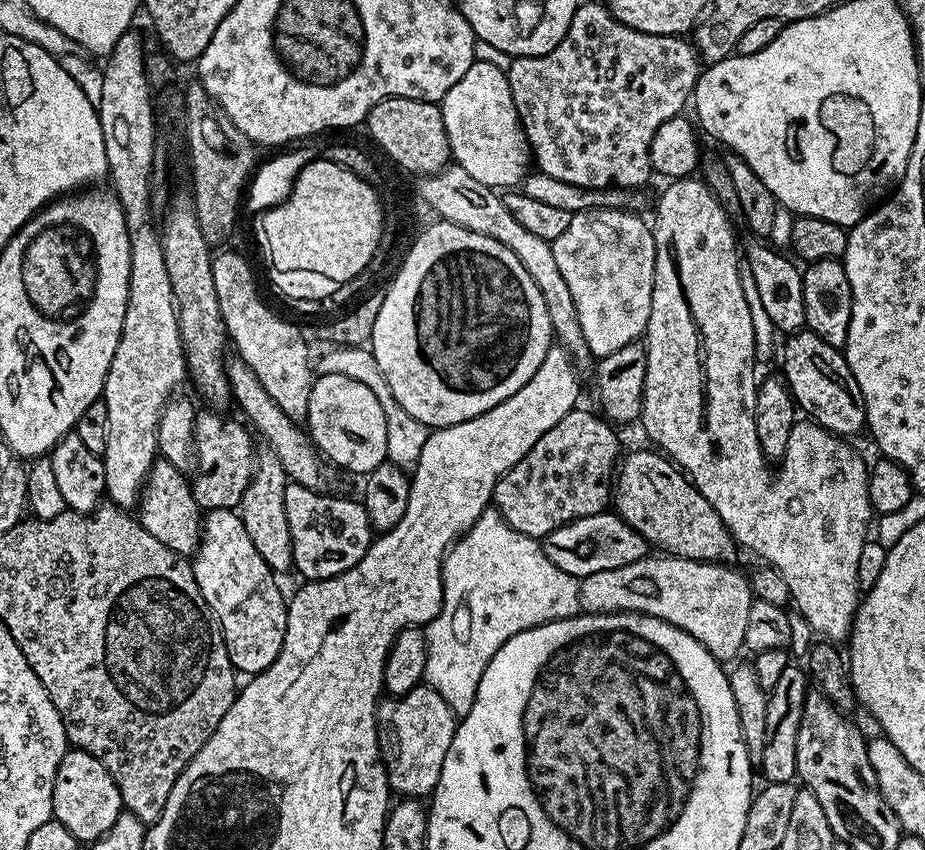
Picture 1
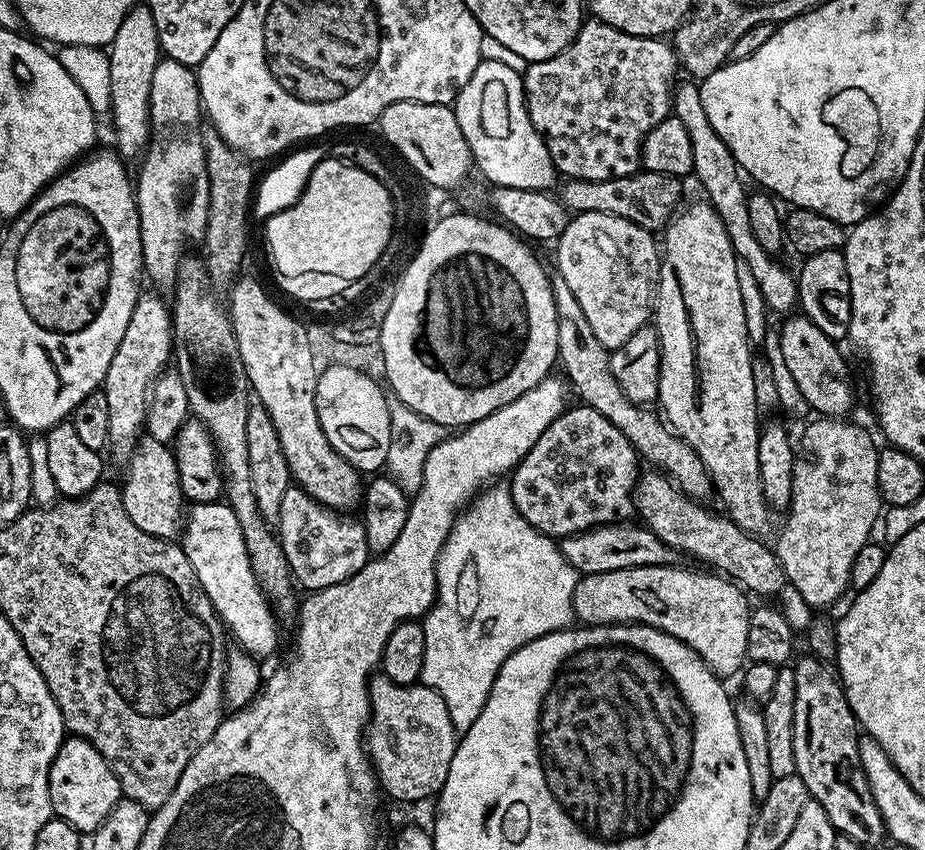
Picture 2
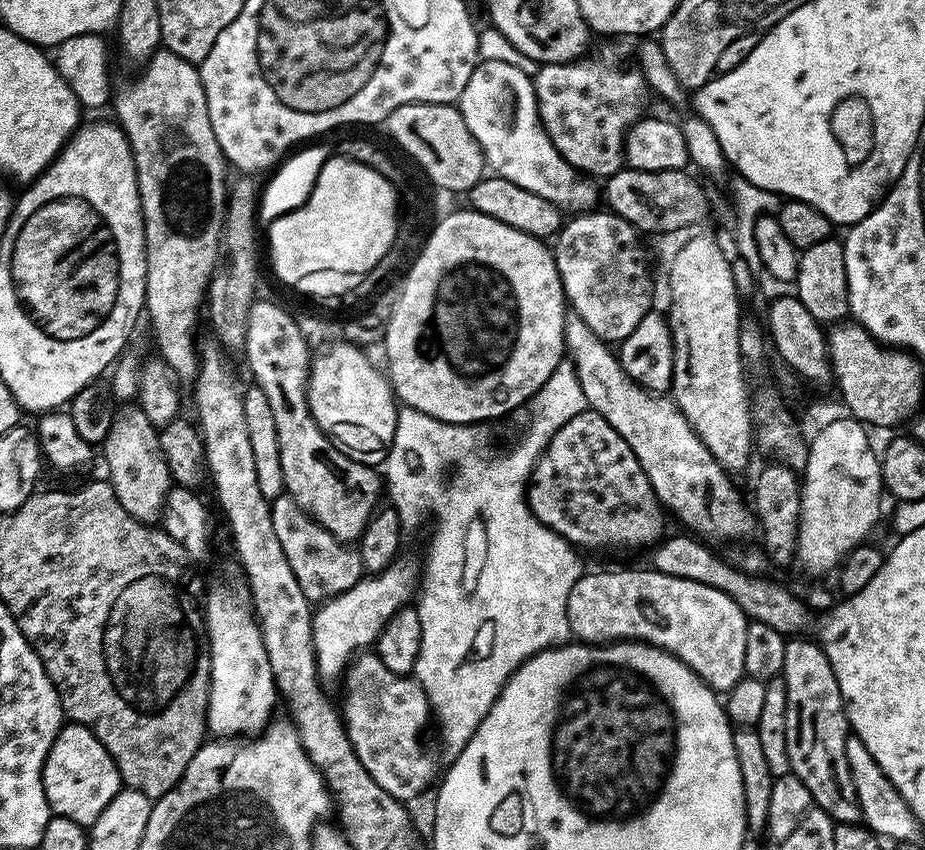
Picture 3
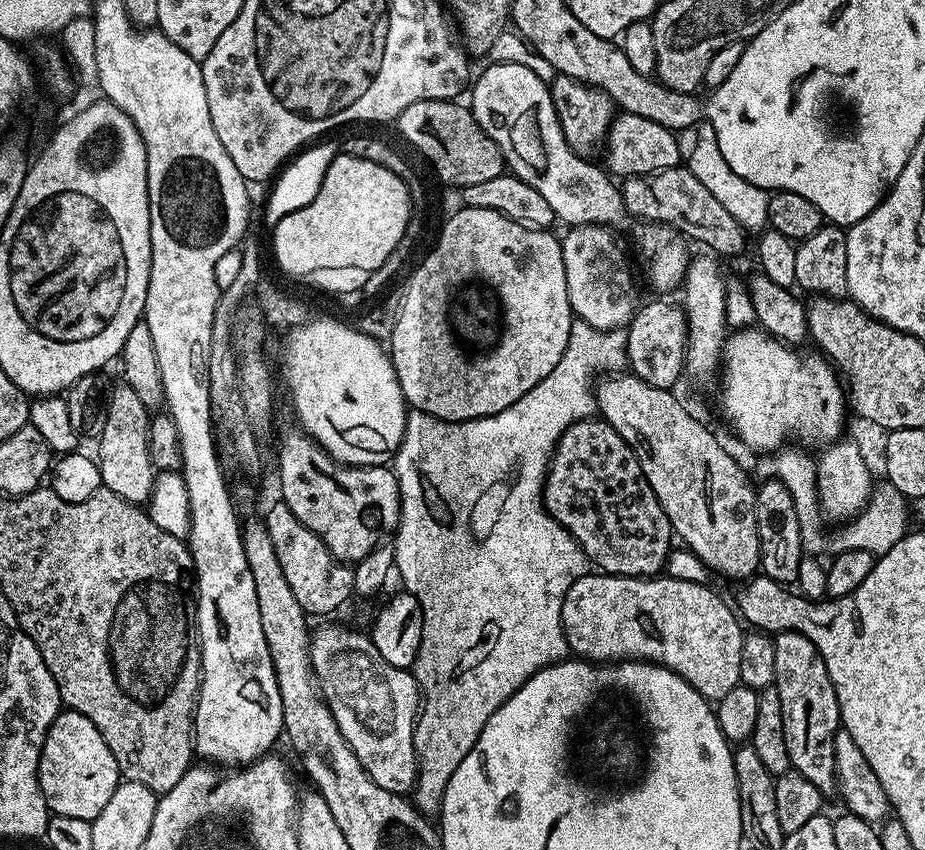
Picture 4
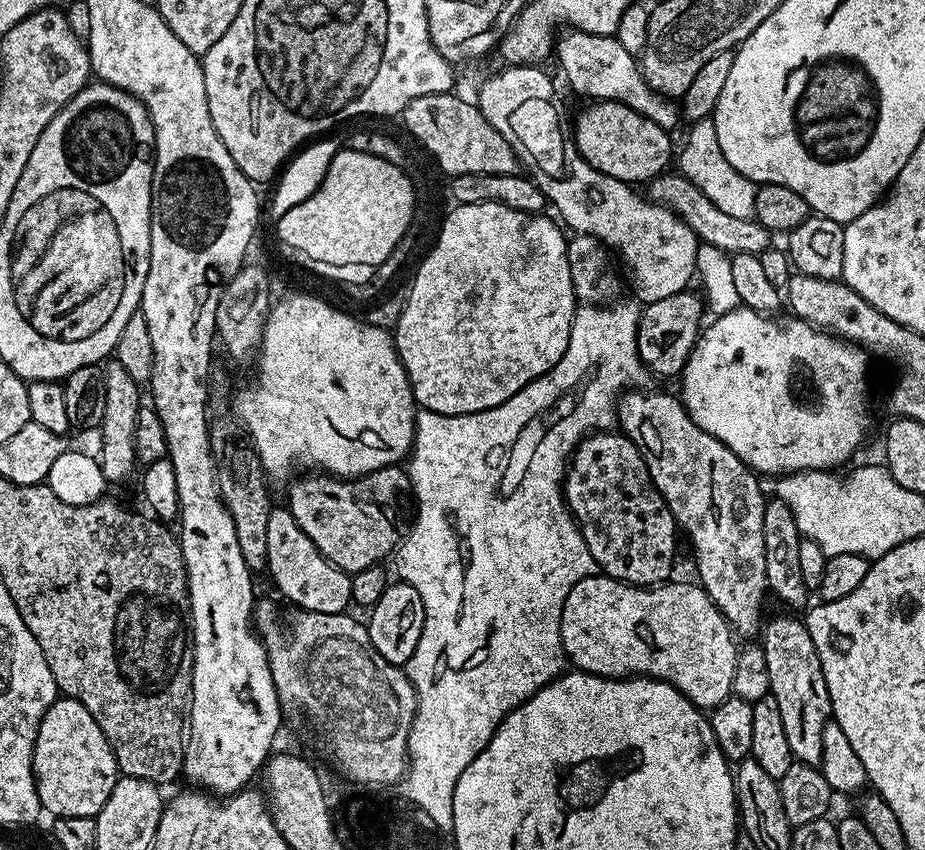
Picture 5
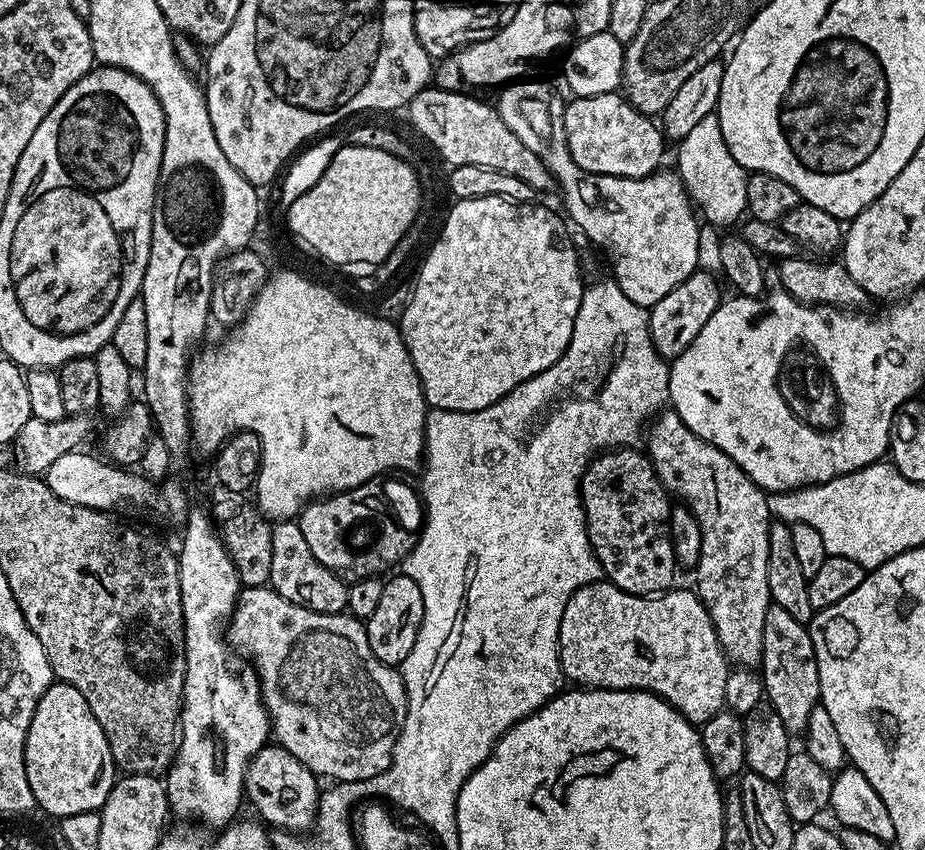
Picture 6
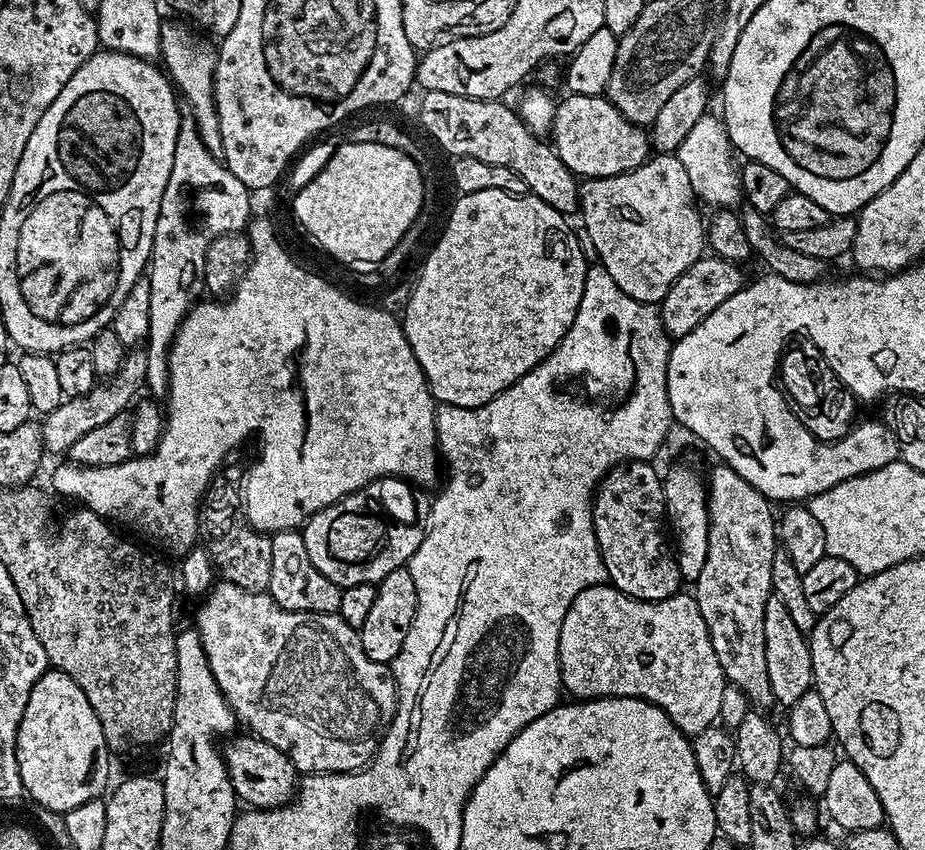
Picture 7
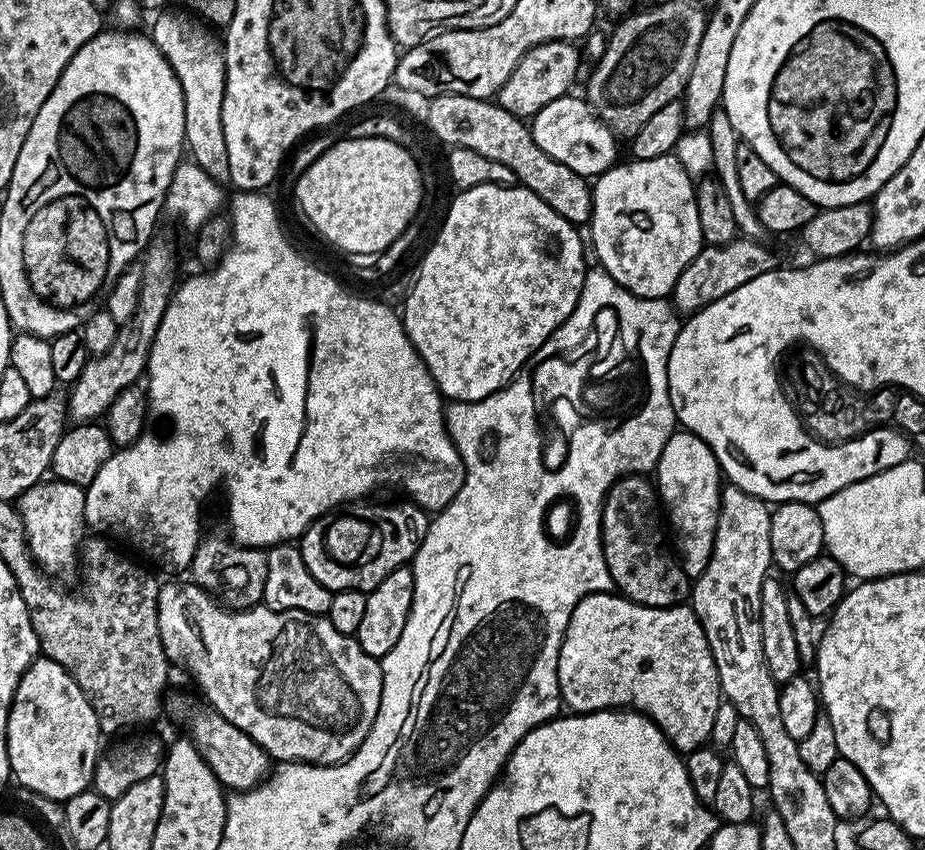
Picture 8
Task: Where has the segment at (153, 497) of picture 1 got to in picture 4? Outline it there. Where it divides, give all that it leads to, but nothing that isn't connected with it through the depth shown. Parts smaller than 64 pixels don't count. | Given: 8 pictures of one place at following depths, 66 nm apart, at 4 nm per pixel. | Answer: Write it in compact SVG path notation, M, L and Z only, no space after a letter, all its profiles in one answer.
M117 383L108 399L106 426L98 437L97 444L100 445L97 446L96 452L94 451L94 456L98 461L101 485L118 494L126 502L137 506L147 505L158 475L158 469L150 454L149 423L149 410L142 406L138 394L134 394L128 384Z

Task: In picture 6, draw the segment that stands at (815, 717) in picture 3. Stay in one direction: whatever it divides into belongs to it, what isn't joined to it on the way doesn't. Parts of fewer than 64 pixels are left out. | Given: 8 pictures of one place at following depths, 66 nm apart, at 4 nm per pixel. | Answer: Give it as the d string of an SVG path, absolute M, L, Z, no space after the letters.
M771 603L766 610L766 626L762 634L764 649L760 668L764 677L764 694L767 703L774 706L782 726L790 734L807 733L810 710L820 703L820 683L818 682L818 662L814 654L814 642L807 627L798 622L782 606Z

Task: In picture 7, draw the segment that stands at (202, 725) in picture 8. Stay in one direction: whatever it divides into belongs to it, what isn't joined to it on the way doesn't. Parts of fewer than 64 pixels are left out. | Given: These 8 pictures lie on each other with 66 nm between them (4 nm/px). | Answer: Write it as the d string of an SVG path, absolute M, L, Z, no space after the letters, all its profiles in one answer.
M251 734L243 735L233 735L227 741L229 744L223 745L222 748L224 764L228 768L230 782L237 797L243 803L244 800L248 803L245 805L256 810L283 808L298 792L298 773L295 766L290 762L290 758L286 758L286 754L282 754L282 750L270 746L270 742L260 740Z

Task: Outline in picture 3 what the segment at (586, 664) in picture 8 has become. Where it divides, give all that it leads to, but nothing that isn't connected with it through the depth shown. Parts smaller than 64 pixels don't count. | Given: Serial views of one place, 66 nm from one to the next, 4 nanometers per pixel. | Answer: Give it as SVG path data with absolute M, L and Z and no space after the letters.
M624 568L621 572L592 572L589 576L577 575L566 602L566 614L570 622L572 636L585 644L601 645L605 642L643 642L664 648L674 654L702 682L706 682L717 694L726 694L746 675L746 630L750 620L744 611L730 598L714 586L702 586L686 578L674 578L655 570L639 572L636 568Z

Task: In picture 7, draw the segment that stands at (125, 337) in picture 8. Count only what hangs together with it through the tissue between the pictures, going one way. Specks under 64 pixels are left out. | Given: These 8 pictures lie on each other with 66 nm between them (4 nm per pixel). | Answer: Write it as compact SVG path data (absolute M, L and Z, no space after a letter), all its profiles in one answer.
M137 346L125 355L122 366L116 371L115 376L107 377L103 382L97 383L96 387L92 388L85 396L73 396L65 399L64 403L55 412L49 412L43 417L42 423L40 424L40 433L44 439L45 449L49 453L67 453L68 448L74 446L74 442L78 442L78 438L82 438L82 434L88 433L89 430L94 430L97 426L103 426L105 422L110 422L110 418L121 415L125 411L124 407L128 403L131 405L137 399L136 391L139 388L143 389L145 387L147 379L148 354L143 347Z

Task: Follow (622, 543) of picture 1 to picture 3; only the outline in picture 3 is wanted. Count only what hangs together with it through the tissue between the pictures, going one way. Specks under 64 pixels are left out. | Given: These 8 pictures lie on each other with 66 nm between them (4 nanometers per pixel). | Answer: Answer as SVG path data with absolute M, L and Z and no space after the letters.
M669 535L667 538L661 539L660 543L651 549L651 567L655 571L670 574L674 578L702 582L702 586L714 586L730 598L734 598L734 602L738 602L738 606L744 611L745 616L758 622L766 622L768 626L774 626L779 632L796 634L799 633L796 632L799 628L807 626L810 609L801 597L799 600L790 589L783 588L782 585L775 584L772 580L753 578L737 567L731 568L726 561L720 560L718 553L711 552L707 548L707 546L709 547L707 543L693 535L686 535L688 536L670 537L671 535Z

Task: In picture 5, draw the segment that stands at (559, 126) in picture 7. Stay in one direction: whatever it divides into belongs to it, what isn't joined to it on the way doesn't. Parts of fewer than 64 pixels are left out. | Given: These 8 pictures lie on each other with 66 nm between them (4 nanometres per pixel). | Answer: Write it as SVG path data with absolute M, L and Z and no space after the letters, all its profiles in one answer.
M613 100L592 102L587 106L589 108L576 120L574 143L580 157L594 166L594 170L623 180L625 184L640 186L661 175L673 163L674 148L672 152L669 129Z

